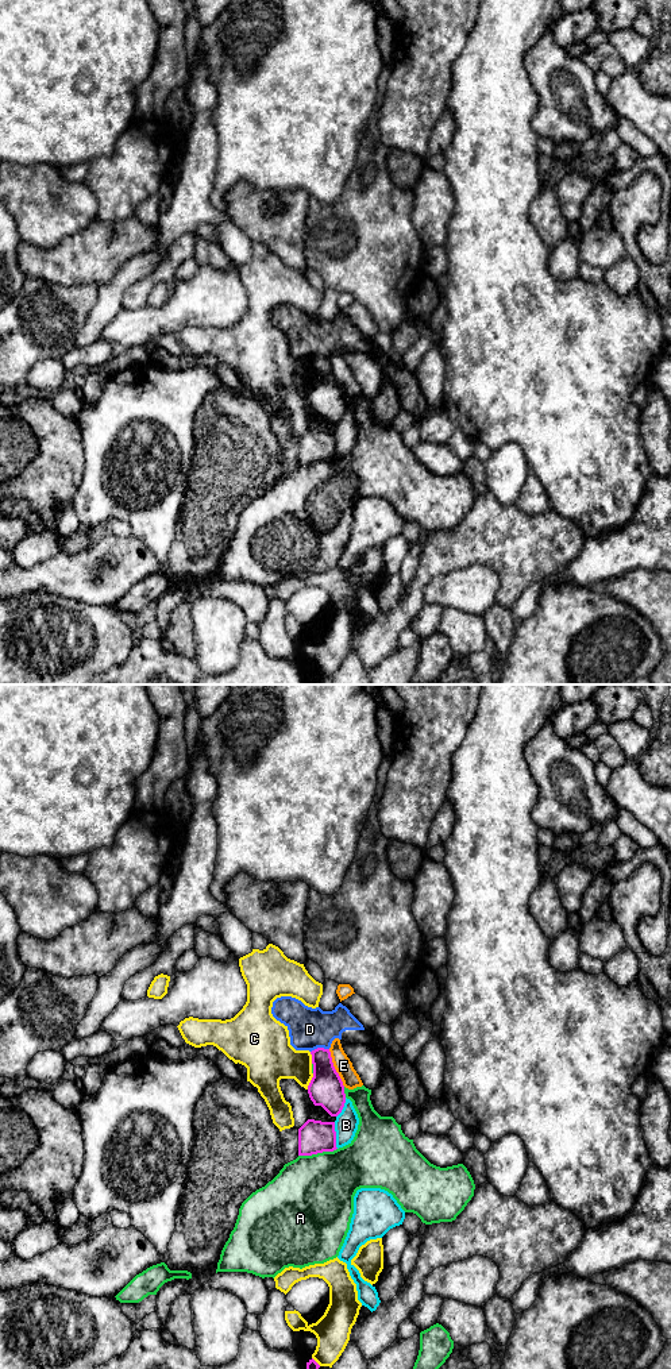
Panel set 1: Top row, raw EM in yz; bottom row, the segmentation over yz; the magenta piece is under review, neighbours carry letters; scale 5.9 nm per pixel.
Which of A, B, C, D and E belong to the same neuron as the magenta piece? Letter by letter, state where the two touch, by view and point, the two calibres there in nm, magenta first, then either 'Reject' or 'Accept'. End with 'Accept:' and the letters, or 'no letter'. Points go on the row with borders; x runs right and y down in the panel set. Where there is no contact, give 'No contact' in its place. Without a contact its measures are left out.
A: Touches magenta at yz (317, 1152). Thickness 190 nm (magenta) against 460 nm. Reject
B: Touches magenta at yz (335, 1136). Thickness 190 nm (magenta) against 140 nm. Reject
C: Touches magenta at yz (311, 1082). Thickness 200 nm (magenta) against 240 nm. Reject
D: Touches magenta at yz (319, 1048). Thickness 200 nm (magenta) against 240 nm. Reject
E: Touches magenta at yz (334, 1068). Thickness 200 nm (magenta) against 100 nm. Reject
Accept: no letter

